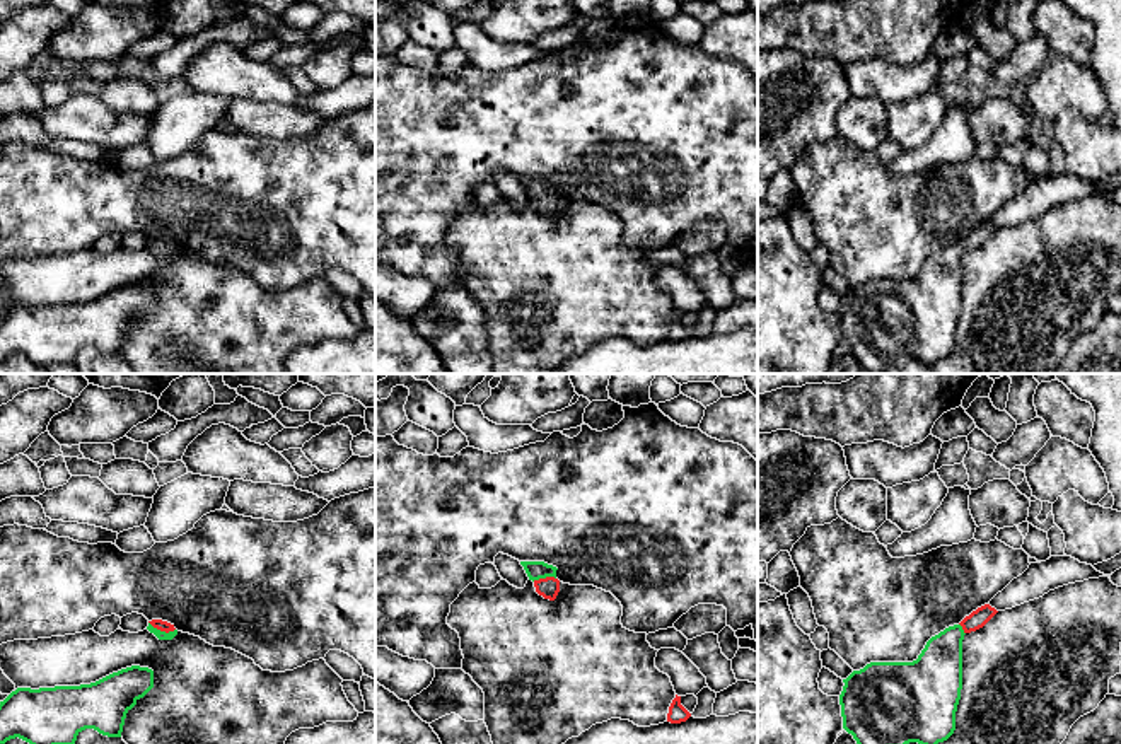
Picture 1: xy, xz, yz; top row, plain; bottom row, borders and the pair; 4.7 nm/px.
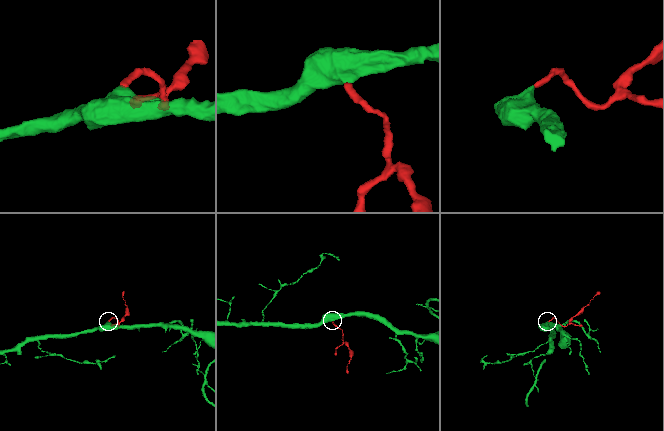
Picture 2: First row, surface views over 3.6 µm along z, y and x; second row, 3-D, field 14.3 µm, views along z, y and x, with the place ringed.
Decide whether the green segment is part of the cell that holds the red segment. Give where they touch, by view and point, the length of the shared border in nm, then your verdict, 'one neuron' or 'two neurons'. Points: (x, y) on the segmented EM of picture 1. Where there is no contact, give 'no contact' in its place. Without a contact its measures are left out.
meets red in xy at (162, 630); contact 130 nm long; one neuron

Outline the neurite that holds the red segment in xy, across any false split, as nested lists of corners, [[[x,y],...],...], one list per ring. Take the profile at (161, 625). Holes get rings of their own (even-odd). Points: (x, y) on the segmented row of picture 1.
[[[162,619],[148,621],[147,630],[154,633],[159,640],[172,640],[177,635],[177,630],[174,628],[174,625]]]

